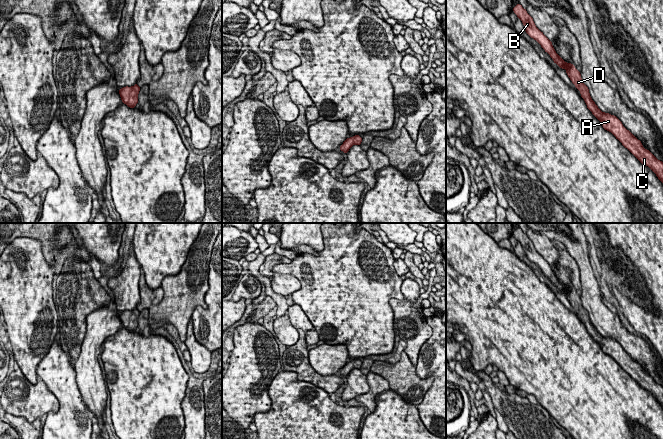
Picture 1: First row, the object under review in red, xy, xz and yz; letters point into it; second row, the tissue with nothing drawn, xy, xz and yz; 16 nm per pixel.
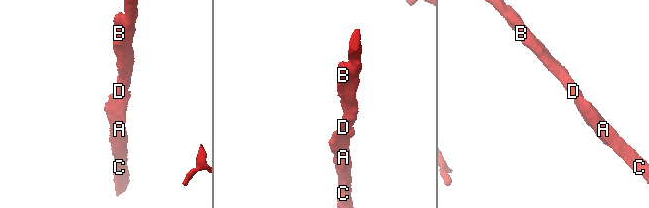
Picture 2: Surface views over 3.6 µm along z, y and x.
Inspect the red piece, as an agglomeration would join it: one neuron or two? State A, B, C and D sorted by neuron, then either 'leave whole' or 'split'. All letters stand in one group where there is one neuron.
A B C D; leave whole

